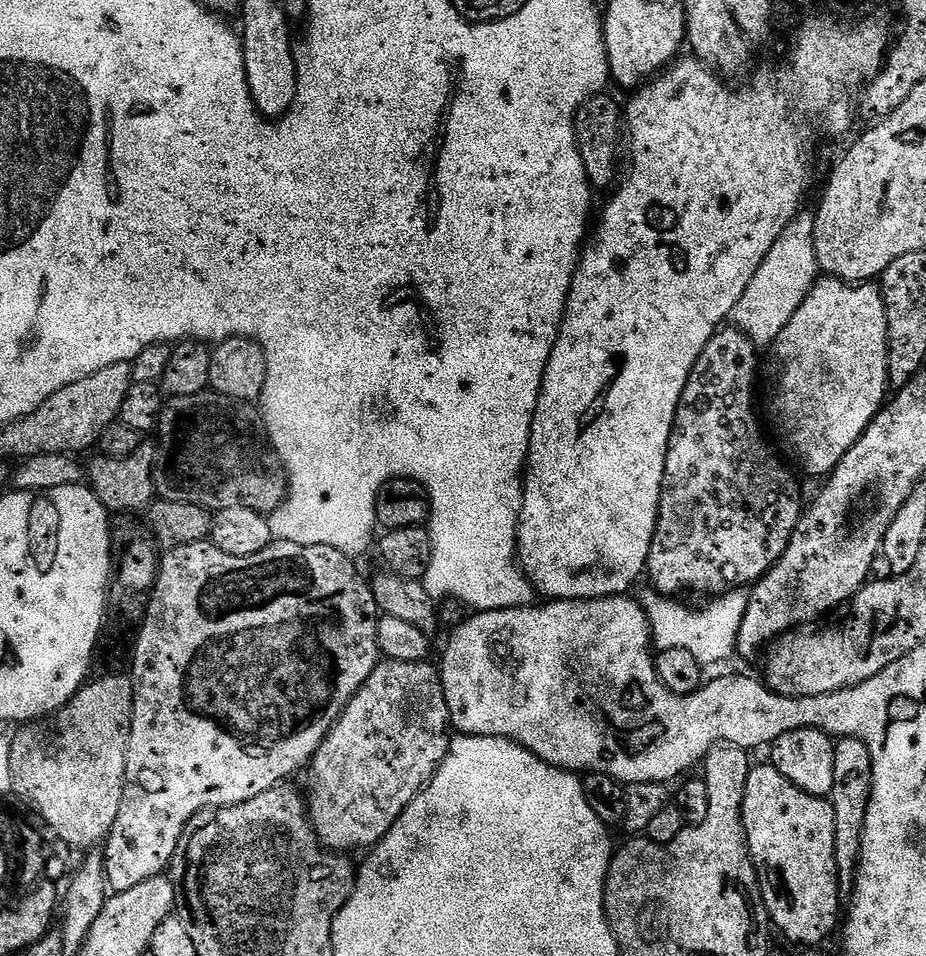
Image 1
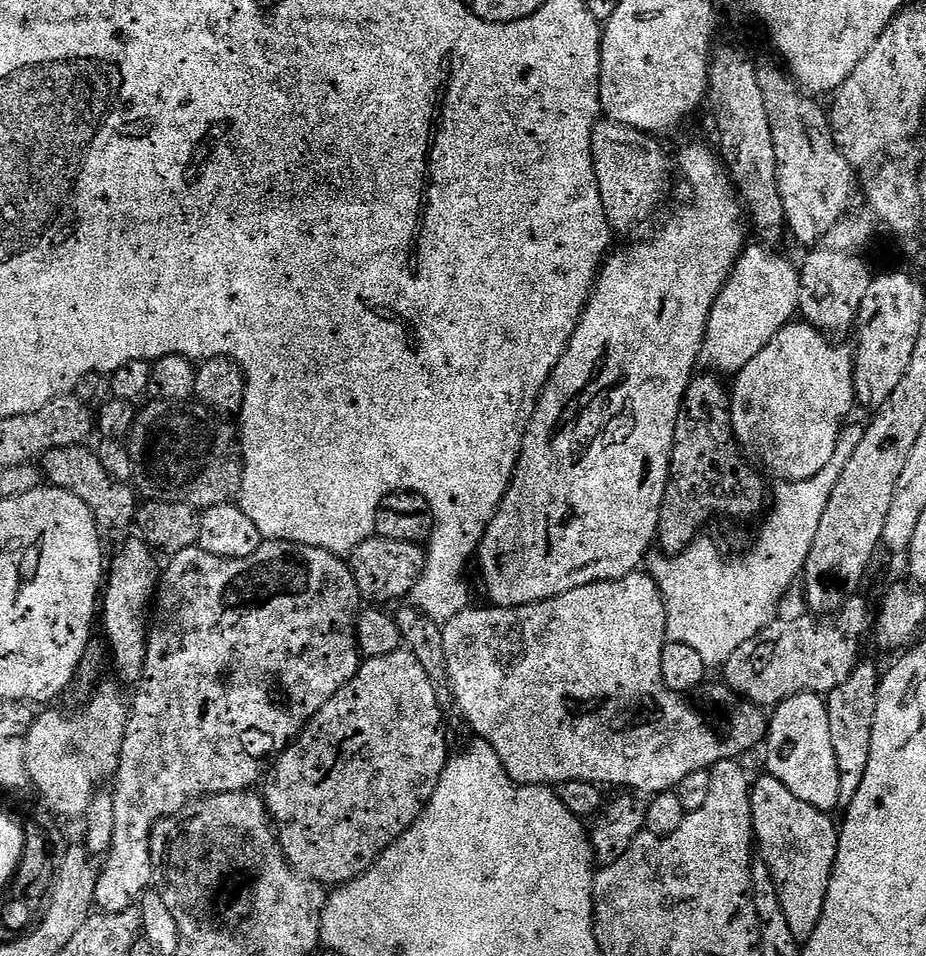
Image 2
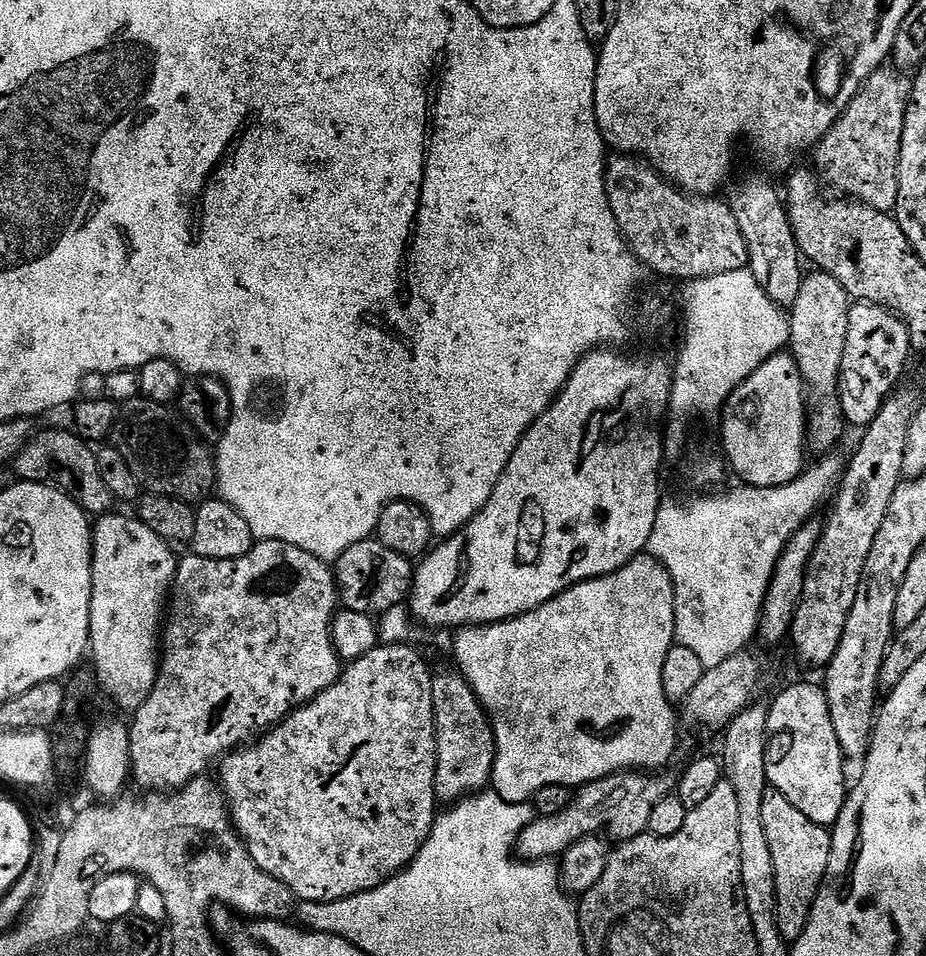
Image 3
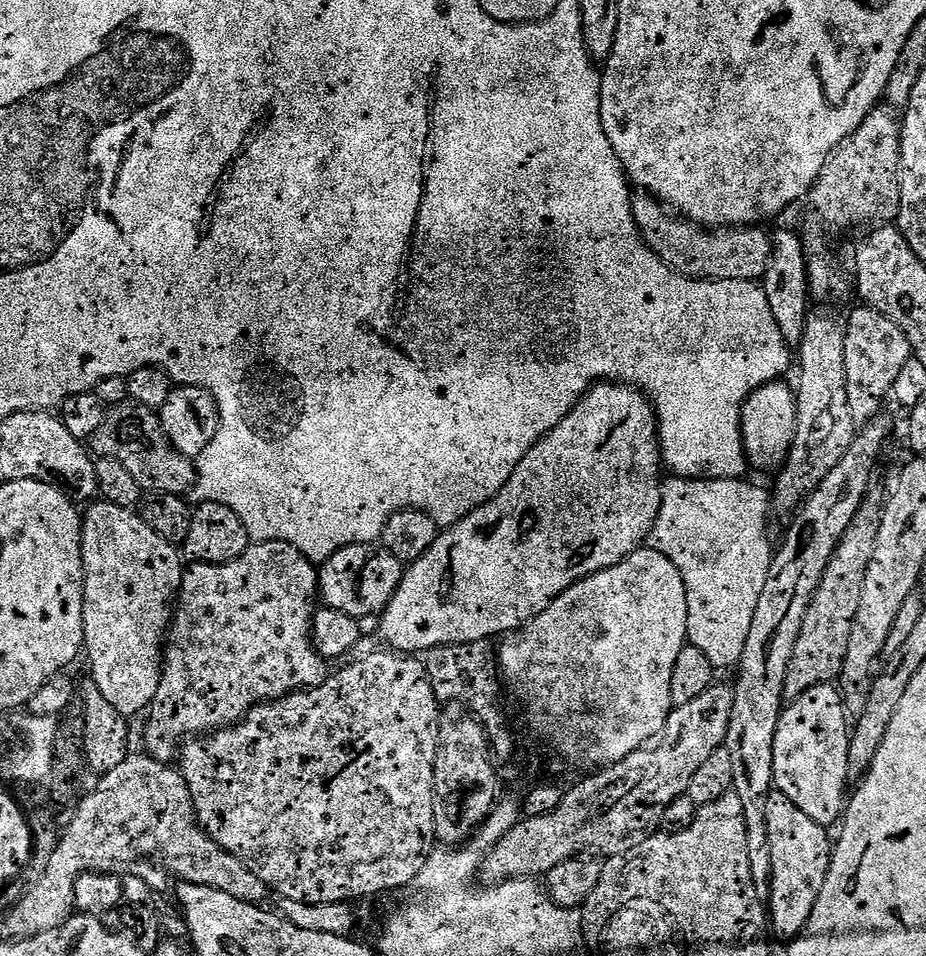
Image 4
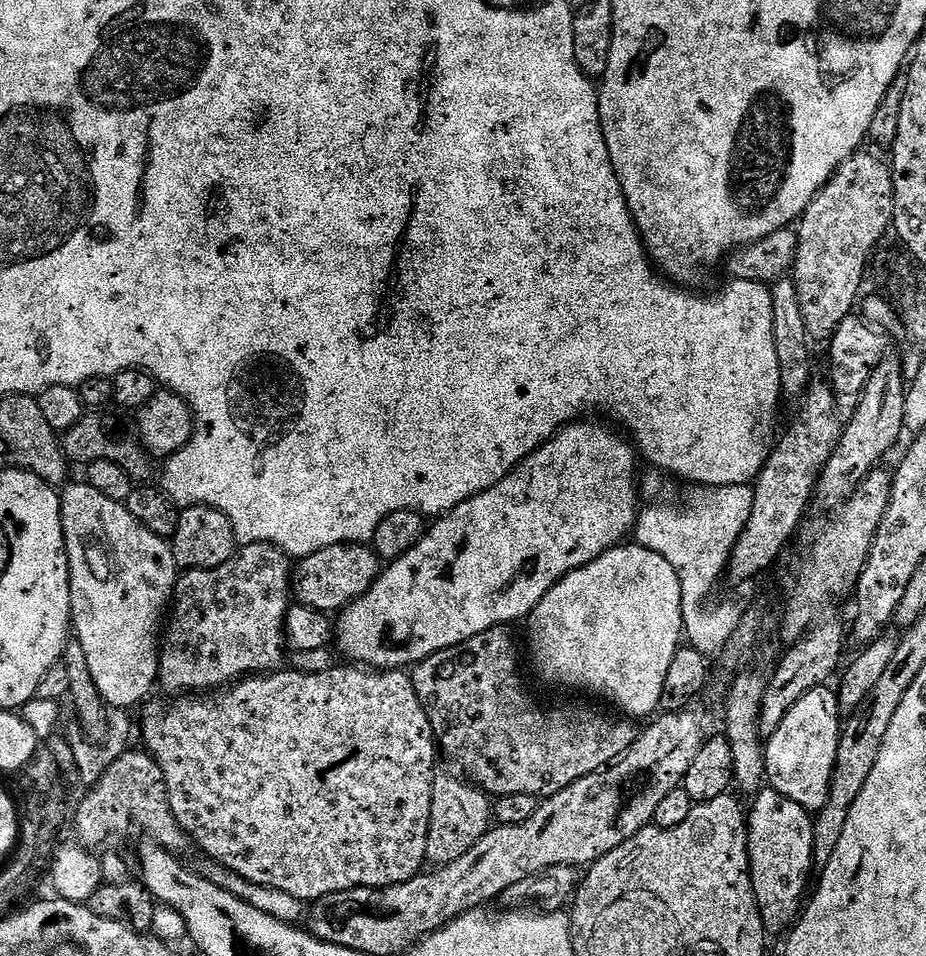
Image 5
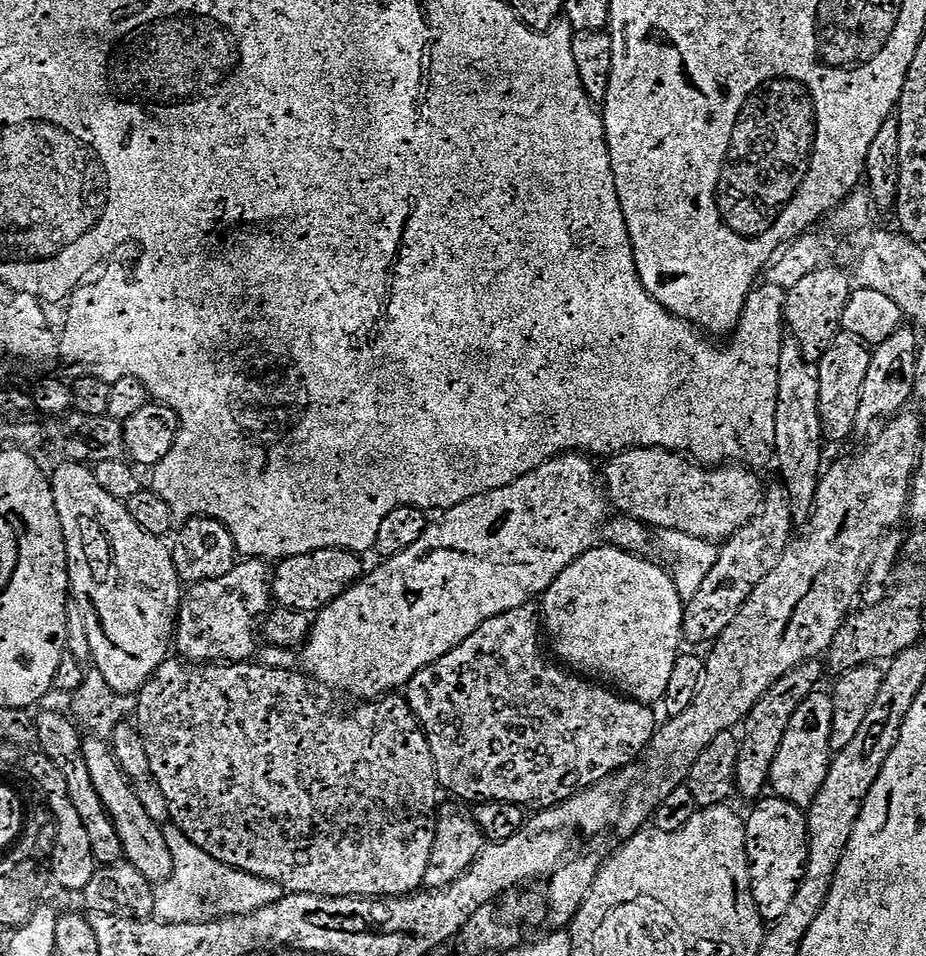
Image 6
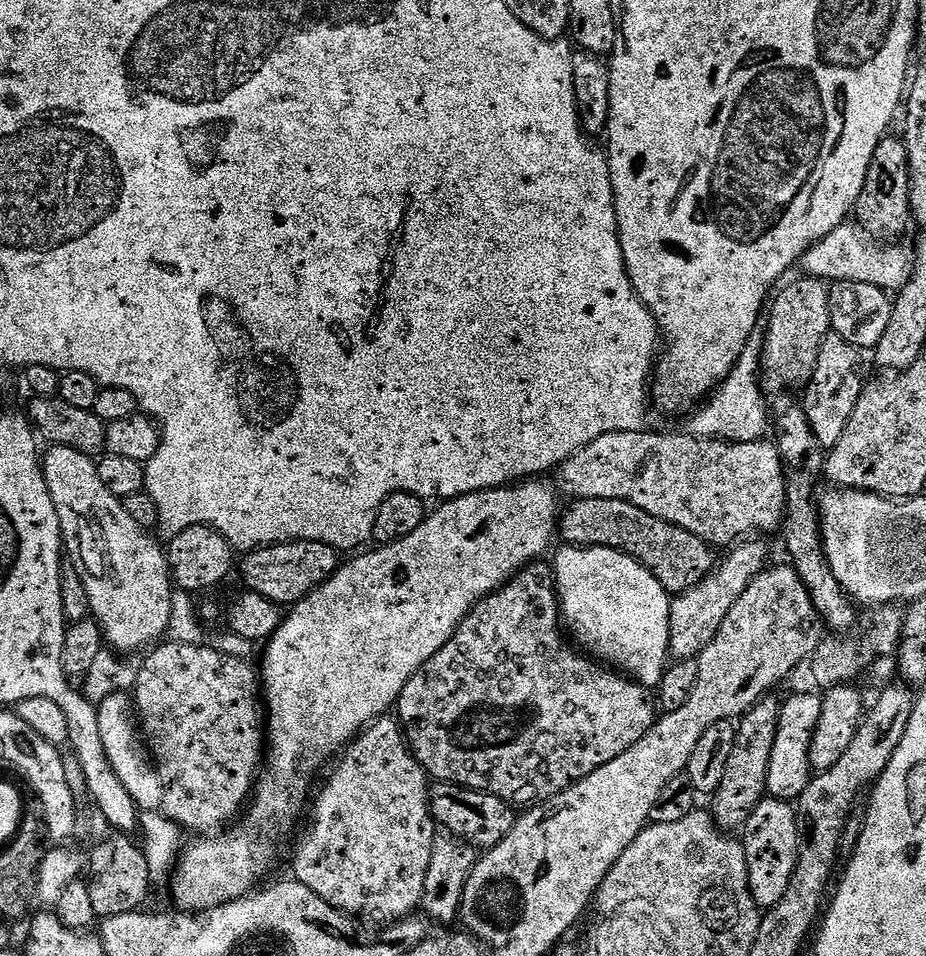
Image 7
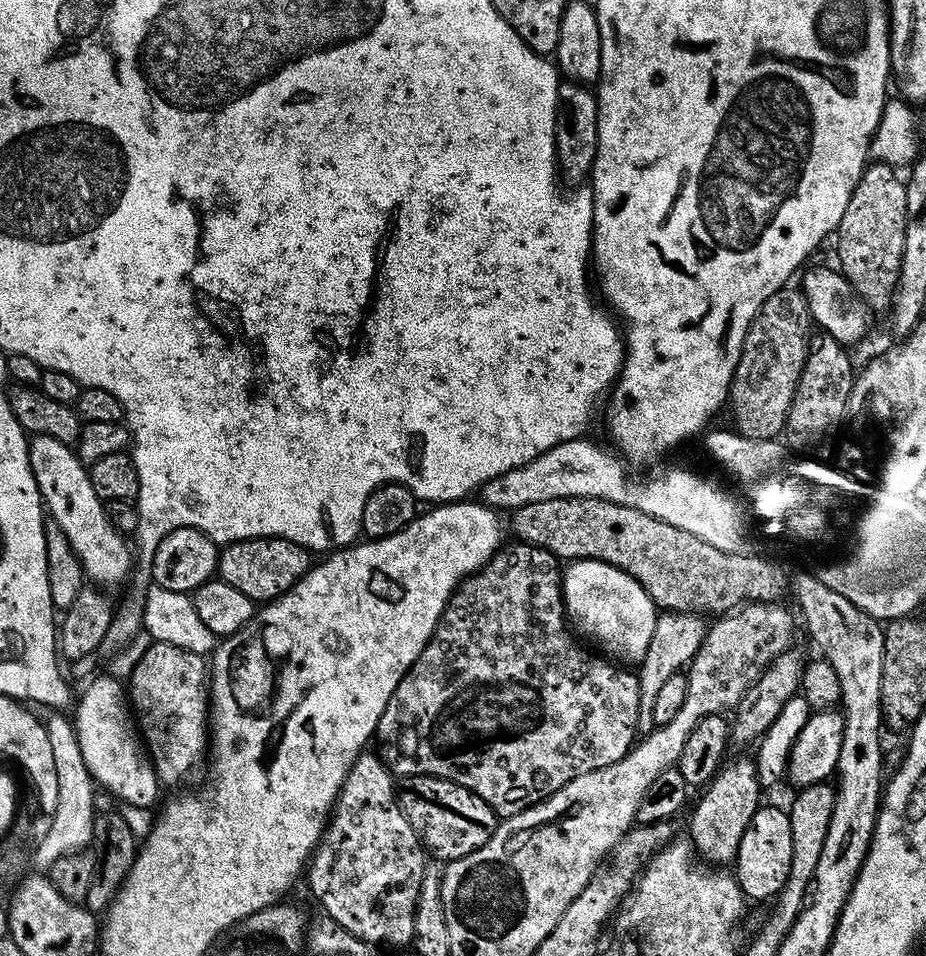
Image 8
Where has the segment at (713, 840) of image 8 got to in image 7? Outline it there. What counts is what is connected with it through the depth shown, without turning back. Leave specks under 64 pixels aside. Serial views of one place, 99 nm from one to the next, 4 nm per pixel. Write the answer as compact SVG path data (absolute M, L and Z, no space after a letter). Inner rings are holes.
M769 694L749 708L739 717L734 750L730 750L730 759L726 761L726 774L722 774L722 782L711 797L710 811L716 825L729 834L736 834L743 829L745 822L754 814L754 810L765 799L768 791L768 775L770 774L770 754L774 750L774 738L780 721L781 701Z

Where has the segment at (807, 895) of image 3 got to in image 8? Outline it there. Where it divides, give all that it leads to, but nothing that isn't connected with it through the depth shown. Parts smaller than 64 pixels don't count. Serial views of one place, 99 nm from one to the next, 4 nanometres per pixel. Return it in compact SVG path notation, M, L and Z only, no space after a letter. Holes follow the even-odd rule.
M761 806L758 814L754 814L754 822L750 822L746 830L746 838L742 838L740 853L734 861L734 874L740 881L745 897L749 901L775 901L790 878L790 866L793 862L794 830L791 815L785 809L783 812L780 808Z

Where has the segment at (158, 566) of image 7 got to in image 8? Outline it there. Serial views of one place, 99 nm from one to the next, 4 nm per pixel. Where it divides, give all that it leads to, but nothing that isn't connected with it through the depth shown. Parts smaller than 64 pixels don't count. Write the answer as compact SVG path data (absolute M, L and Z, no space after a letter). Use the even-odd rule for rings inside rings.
M37 436L30 444L30 466L40 487L45 509L69 538L87 577L91 581L97 580L96 584L100 586L127 585L134 572L133 545L131 548L127 538L116 529L116 524L108 513L109 505L96 493L92 473L84 461L69 445L54 438Z

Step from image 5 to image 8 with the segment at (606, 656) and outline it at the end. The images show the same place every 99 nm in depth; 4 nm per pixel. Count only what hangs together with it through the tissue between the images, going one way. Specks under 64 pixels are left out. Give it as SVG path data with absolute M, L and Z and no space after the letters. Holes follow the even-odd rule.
M577 560L569 563L562 579L566 612L575 627L593 636L605 648L603 651L609 657L621 656L629 660L624 662L632 666L644 661L654 642L658 605L643 584L639 584L630 573L602 560Z

